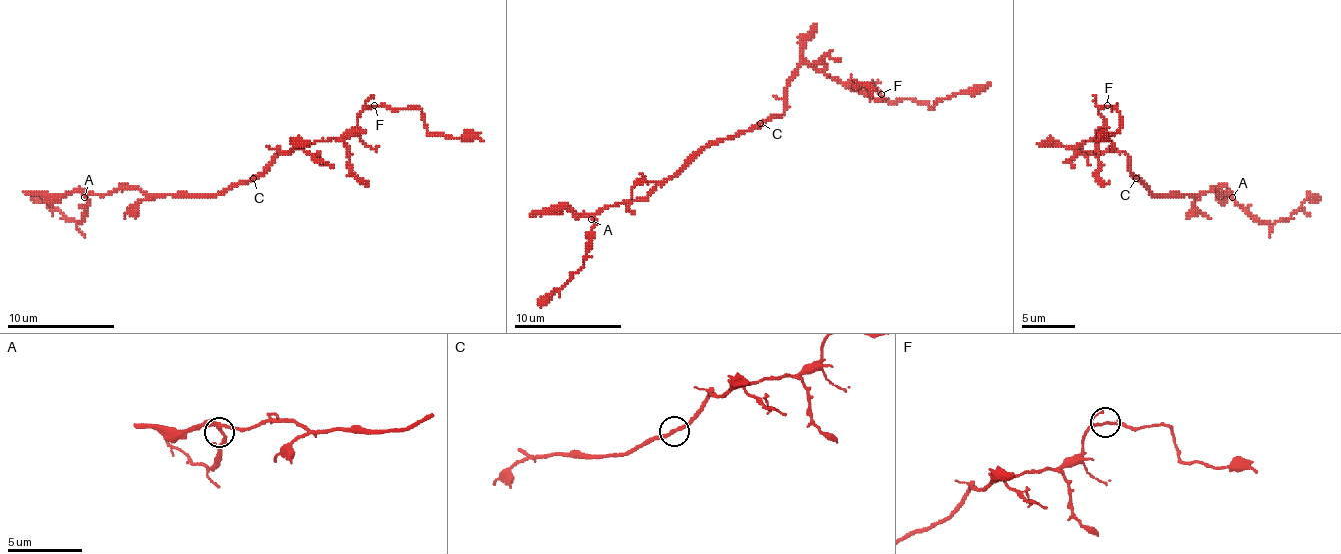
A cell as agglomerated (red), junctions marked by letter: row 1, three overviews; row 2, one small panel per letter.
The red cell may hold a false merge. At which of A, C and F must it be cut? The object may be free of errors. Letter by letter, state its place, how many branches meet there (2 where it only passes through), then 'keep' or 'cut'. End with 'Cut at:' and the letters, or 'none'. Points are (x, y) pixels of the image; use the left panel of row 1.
A: place (84, 197); branches 3; keep
C: place (253, 178); branches 2; keep
F: place (374, 105); branches 2; keep
Cut at: none

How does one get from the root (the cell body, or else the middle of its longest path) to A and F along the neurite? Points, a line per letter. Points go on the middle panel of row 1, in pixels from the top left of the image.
A: (763, 123), (723, 141), (706, 144), (645, 198), (605, 206), (591, 219)
F: (763, 123), (787, 109), (787, 83), (803, 64), (864, 91), (870, 85), (880, 93)

